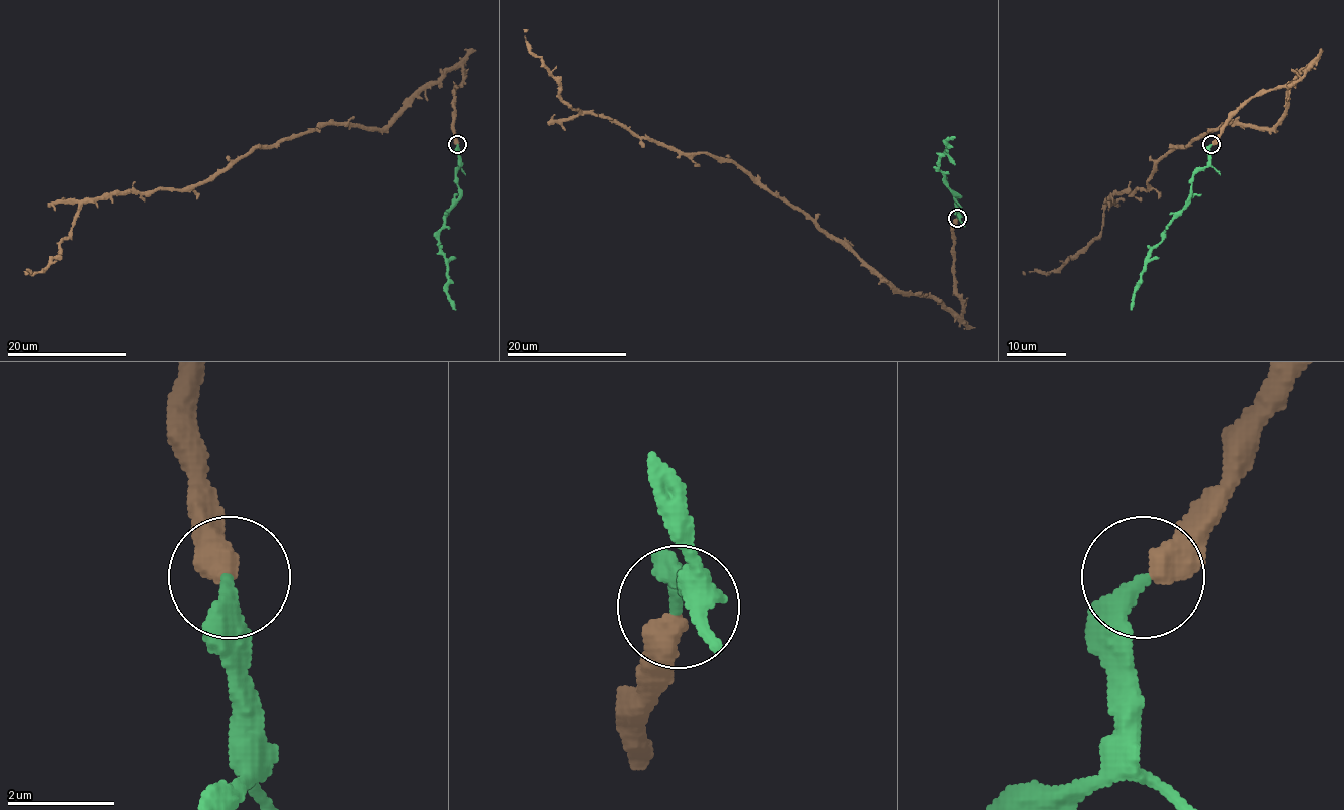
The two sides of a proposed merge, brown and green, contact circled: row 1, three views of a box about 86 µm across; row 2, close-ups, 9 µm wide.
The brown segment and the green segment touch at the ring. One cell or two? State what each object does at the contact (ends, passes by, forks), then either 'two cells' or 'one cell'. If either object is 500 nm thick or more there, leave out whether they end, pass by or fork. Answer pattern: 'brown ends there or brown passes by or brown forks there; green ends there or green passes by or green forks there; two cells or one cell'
one cell

